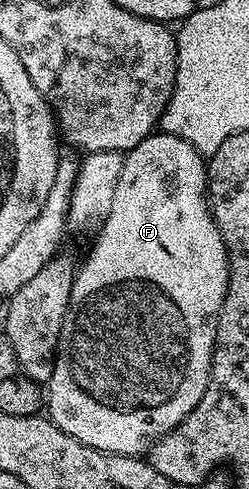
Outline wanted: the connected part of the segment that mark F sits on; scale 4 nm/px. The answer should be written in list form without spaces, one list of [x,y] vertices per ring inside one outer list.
[[[165,134],[145,136],[136,147],[125,153],[110,213],[101,221],[98,230],[98,241],[95,242],[90,257],[83,262],[78,277],[76,275],[73,277],[70,286],[70,305],[58,339],[58,351],[53,359],[52,378],[48,382],[48,408],[50,404],[48,419],[57,428],[64,430],[64,434],[76,438],[84,446],[92,446],[101,452],[138,458],[155,441],[186,421],[186,415],[193,412],[194,407],[198,405],[210,381],[210,363],[214,360],[214,326],[220,306],[226,297],[232,264],[231,261],[226,261],[226,256],[228,257],[226,243],[210,216],[210,205],[206,199],[206,164],[202,153],[178,136]]]

